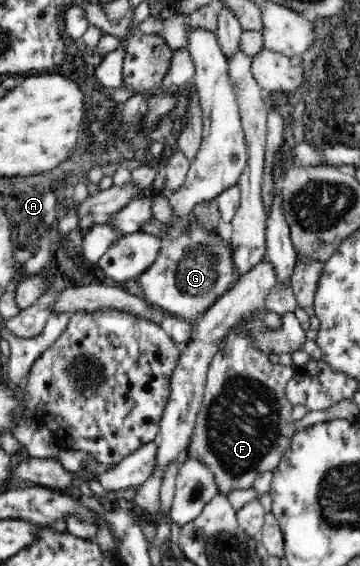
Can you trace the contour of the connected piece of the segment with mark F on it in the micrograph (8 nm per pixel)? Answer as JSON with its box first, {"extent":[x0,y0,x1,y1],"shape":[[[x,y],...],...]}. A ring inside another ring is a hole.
{"extent":[189,307,297,494],"shape":[[[267,307],[246,311],[222,339],[220,351],[217,352],[208,371],[205,398],[199,409],[194,431],[190,440],[189,455],[197,456],[211,467],[215,480],[219,482],[219,493],[226,494],[230,489],[247,489],[252,487],[254,479],[264,471],[273,471],[287,452],[297,432],[293,420],[293,405],[287,400],[285,385],[293,376],[293,366],[276,364],[269,360],[267,353],[257,346],[257,340],[245,330],[245,325],[258,317],[268,327],[280,329],[284,326],[284,317]]]}

